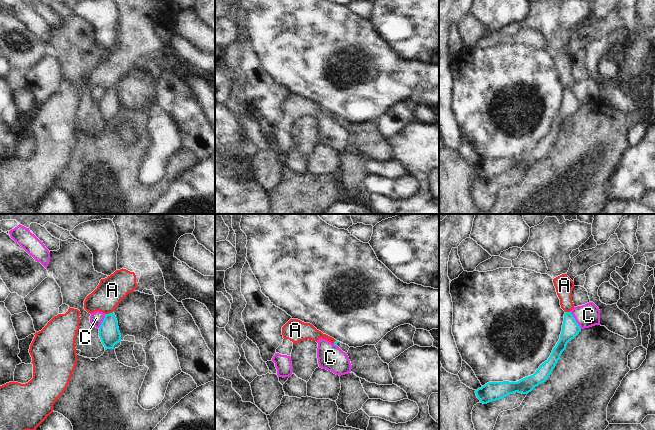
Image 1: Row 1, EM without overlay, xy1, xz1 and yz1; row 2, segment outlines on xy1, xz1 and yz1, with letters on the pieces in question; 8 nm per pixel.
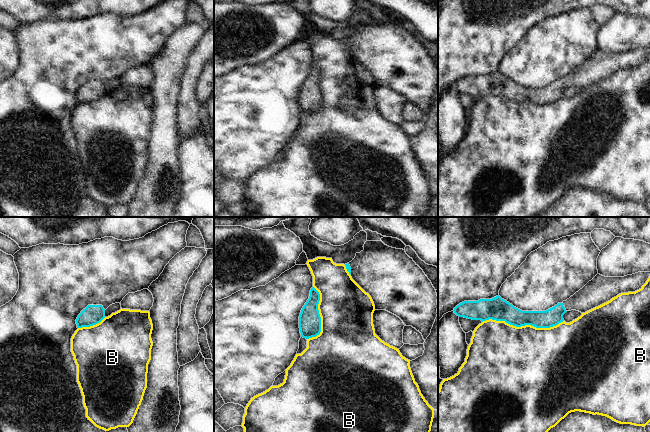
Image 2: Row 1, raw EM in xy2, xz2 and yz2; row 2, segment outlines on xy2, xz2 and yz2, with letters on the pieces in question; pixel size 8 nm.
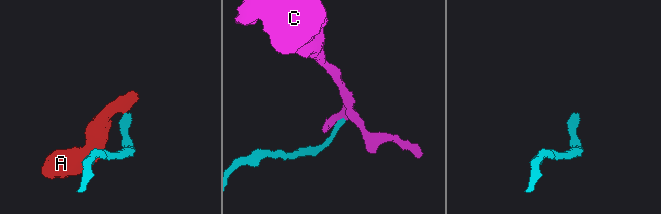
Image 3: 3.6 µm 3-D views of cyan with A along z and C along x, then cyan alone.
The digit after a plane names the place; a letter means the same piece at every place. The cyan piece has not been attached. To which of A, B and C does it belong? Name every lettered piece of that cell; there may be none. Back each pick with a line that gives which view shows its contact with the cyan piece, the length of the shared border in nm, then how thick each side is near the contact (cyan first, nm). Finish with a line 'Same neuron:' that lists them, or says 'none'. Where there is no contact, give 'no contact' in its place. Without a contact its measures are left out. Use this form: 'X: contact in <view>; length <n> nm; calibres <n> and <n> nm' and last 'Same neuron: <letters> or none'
Same neuron: none

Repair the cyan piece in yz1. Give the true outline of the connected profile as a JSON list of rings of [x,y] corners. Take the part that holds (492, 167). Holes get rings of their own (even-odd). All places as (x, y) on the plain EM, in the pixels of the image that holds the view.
[[[565,88],[560,115],[553,124],[548,136],[542,139],[533,151],[517,158],[489,158],[478,164],[475,169],[480,179],[487,180],[516,168],[528,170],[536,162],[545,158],[555,144],[562,128],[566,125],[567,119],[574,115],[580,107],[581,104],[571,88]]]

